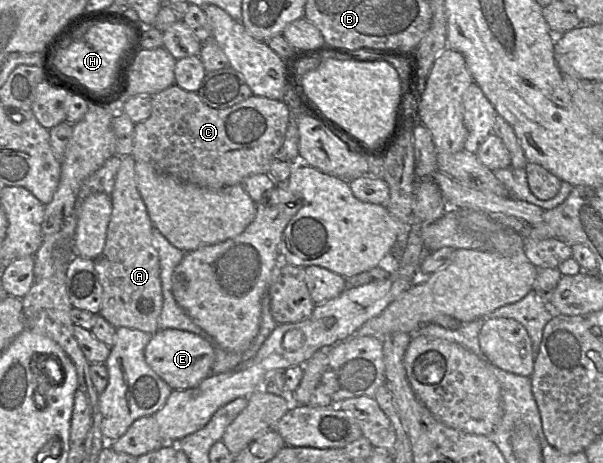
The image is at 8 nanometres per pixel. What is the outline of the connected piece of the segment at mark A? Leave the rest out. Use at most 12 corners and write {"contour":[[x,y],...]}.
{"contour":[[122,157],[99,314],[153,334],[164,301],[153,224]]}

